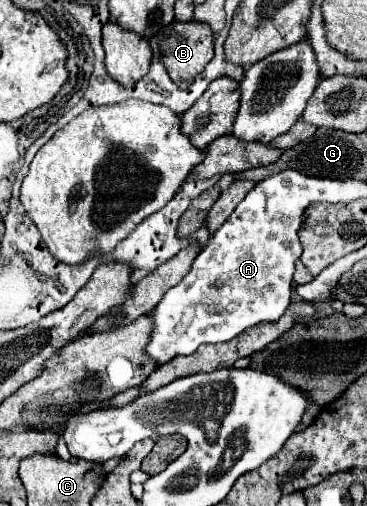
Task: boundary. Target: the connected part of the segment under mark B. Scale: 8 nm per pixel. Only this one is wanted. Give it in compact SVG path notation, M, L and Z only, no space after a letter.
M173 21L171 25L163 27L157 35L153 35L149 39L149 45L153 49L155 59L159 59L165 65L165 69L169 71L169 77L181 89L189 87L195 75L201 73L213 57L213 33L207 23L197 23L197 21L187 21L187 23Z

